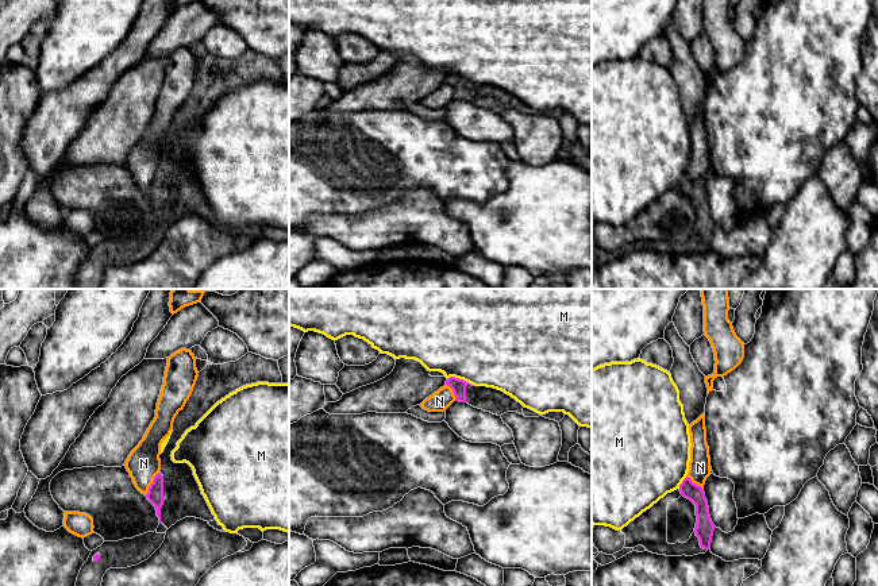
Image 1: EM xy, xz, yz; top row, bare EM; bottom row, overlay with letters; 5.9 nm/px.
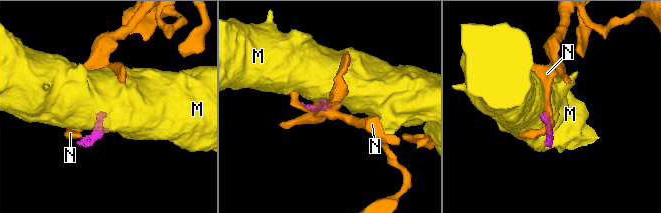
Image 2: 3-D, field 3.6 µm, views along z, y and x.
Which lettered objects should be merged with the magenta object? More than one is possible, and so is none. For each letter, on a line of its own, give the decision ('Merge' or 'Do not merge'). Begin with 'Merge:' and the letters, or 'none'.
Merge: none
M: Do not merge
N: Do not merge

